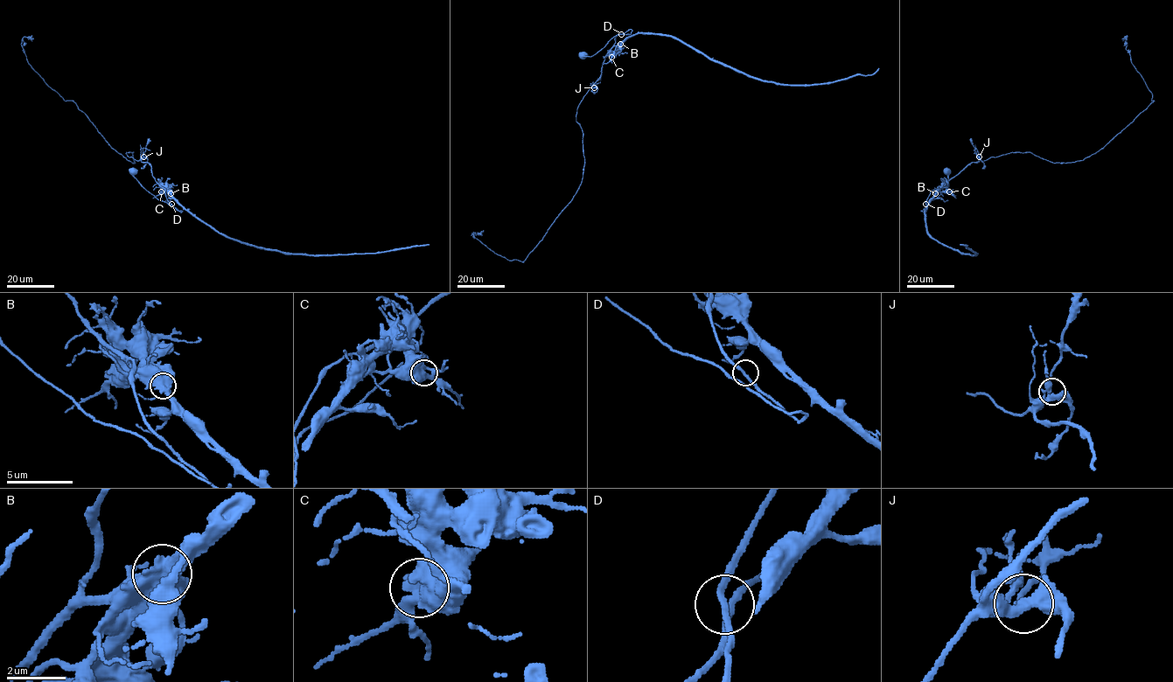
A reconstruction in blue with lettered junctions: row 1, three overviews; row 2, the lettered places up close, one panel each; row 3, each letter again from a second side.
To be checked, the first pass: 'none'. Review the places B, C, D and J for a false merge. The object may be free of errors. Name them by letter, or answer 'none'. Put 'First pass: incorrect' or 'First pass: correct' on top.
First pass: incorrect
B

